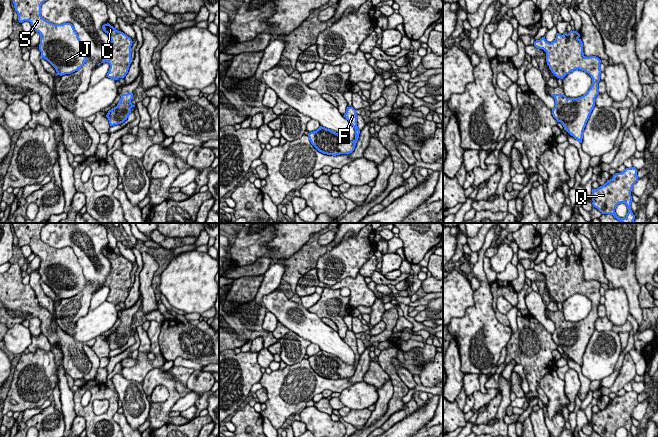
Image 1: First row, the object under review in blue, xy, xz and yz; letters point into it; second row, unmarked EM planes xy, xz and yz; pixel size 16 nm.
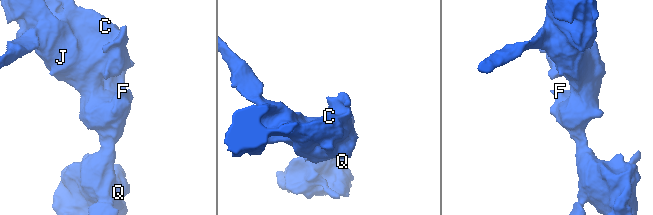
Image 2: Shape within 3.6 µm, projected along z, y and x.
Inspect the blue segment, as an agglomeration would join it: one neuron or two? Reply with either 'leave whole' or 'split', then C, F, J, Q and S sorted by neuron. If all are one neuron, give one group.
leave whole; C F J Q S

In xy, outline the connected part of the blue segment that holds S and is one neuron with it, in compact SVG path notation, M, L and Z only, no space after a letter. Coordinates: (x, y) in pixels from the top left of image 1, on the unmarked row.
M12 223L20 247L29 245L32 252L40 258L39 274L41 280L56 294L57 299L71 298L87 285L77 256L71 247L53 248L41 240L41 229L48 223Z

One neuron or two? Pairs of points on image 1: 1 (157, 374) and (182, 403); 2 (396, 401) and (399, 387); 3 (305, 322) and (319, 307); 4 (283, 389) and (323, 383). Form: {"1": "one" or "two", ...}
{"1": "two", "2": "one", "3": "two", "4": "one"}

